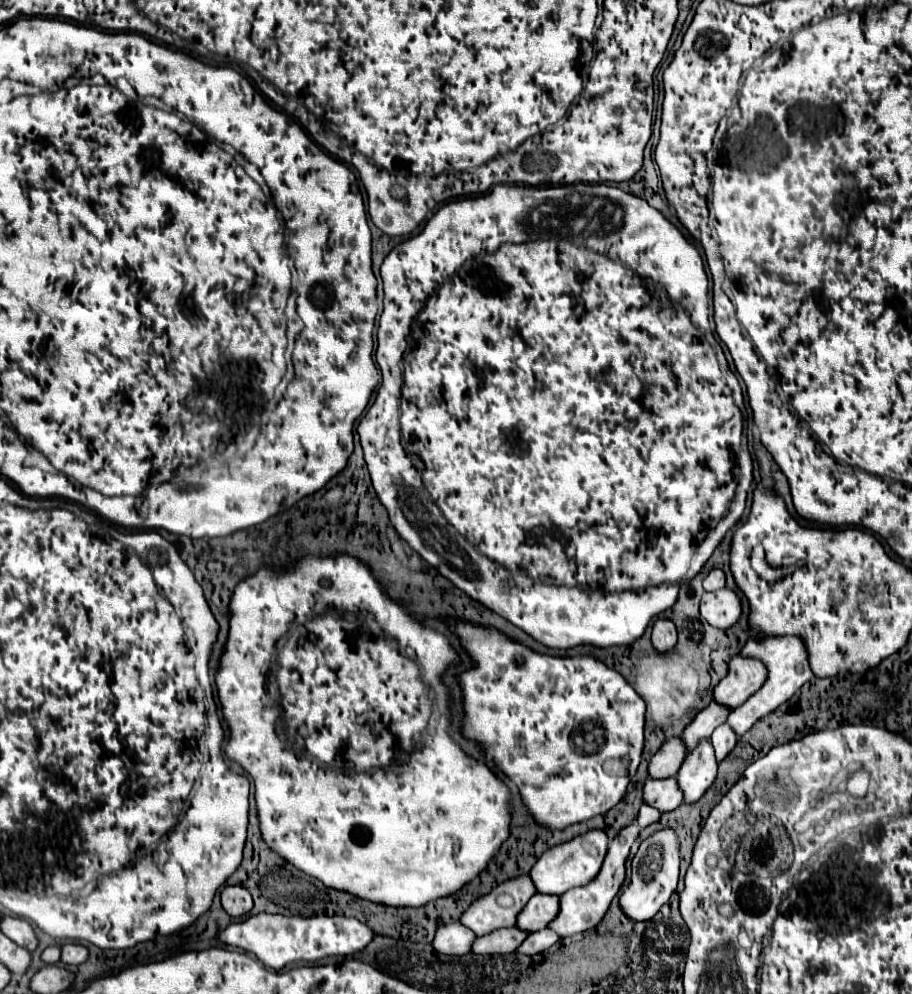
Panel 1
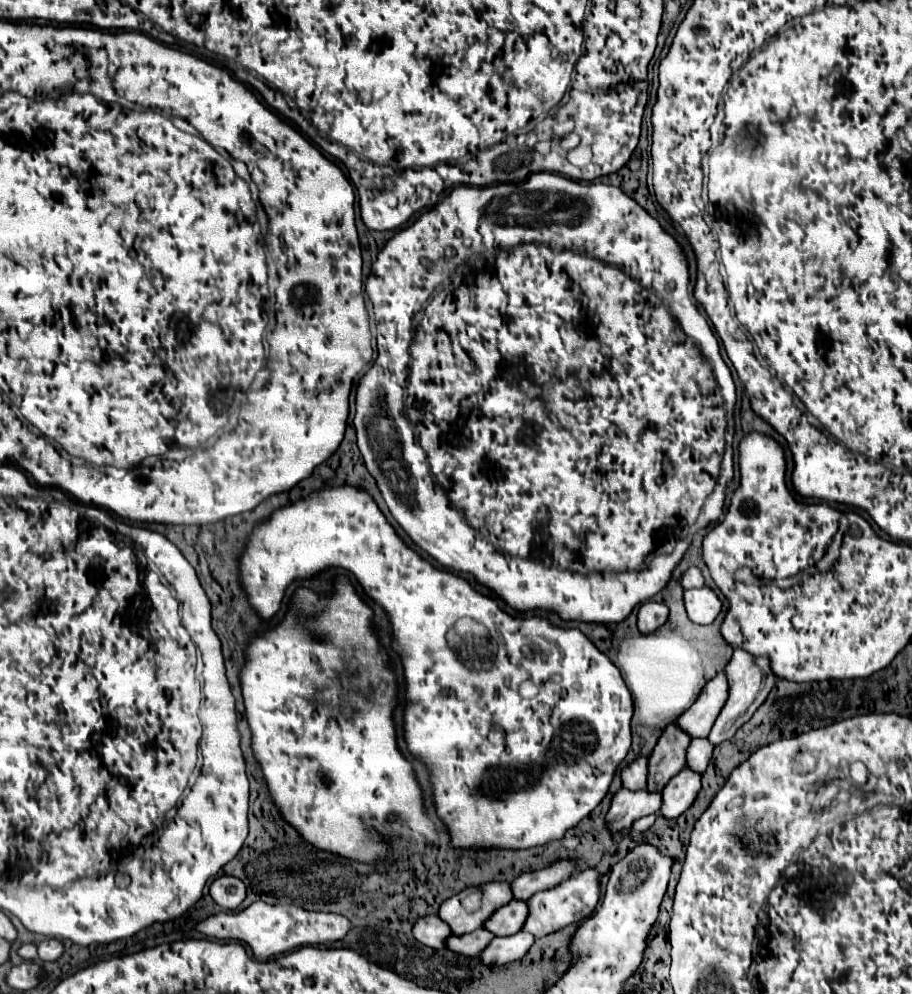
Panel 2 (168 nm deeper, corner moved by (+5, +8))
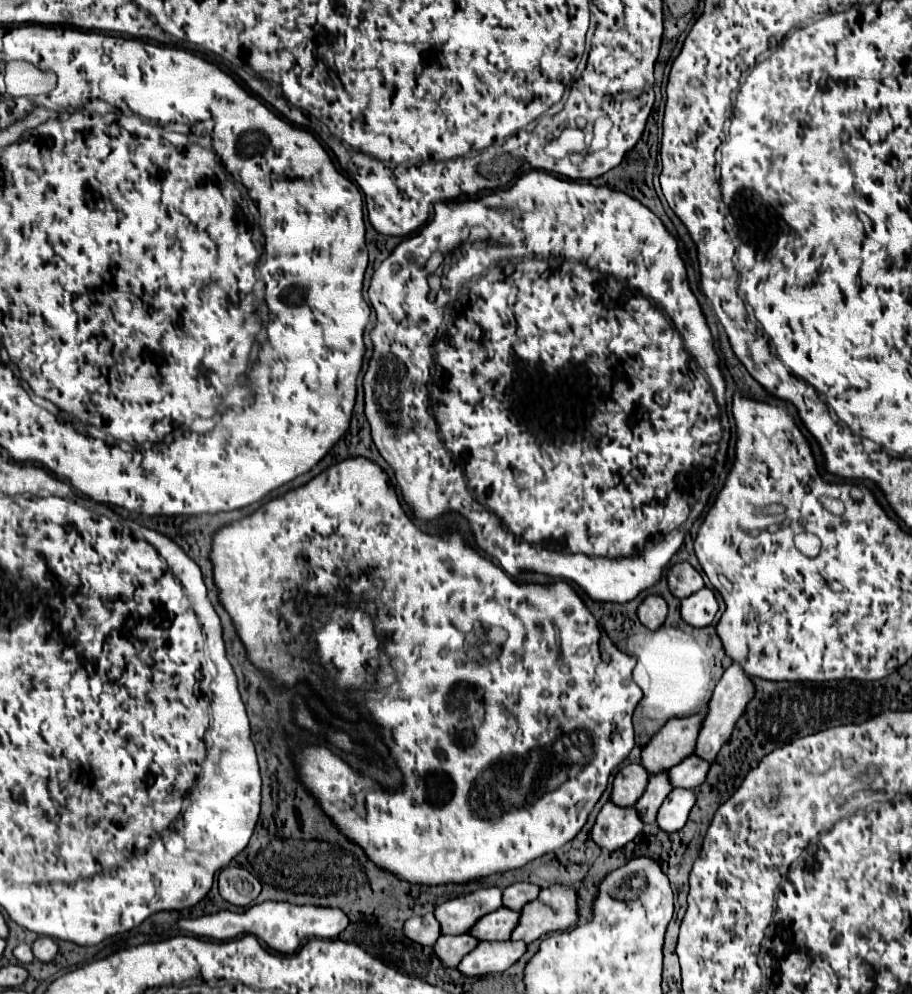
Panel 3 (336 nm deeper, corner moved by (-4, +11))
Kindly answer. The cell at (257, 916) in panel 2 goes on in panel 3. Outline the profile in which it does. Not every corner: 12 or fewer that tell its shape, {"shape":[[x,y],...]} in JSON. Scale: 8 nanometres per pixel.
{"shape":[[264,901],[246,911],[182,919],[206,939],[256,935],[296,953],[304,939],[334,939],[348,927],[332,907]]}

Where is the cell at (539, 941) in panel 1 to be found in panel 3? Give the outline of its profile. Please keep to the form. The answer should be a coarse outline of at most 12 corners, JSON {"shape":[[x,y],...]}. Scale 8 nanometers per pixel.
{"shape":[[480,941],[458,969],[502,973],[526,953],[524,941]]}

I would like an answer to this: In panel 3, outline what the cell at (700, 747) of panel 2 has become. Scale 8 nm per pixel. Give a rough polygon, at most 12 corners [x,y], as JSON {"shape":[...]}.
{"shape":[[690,755],[670,769],[674,787],[694,789],[706,781],[710,763]]}

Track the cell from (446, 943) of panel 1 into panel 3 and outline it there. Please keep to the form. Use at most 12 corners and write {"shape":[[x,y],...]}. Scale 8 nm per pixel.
{"shape":[[434,913],[410,917],[406,937],[422,945],[434,945],[440,923]]}

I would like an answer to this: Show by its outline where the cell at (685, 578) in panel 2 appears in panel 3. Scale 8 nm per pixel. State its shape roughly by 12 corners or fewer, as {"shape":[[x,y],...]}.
{"shape":[[690,563],[668,571],[670,591],[678,599],[702,589],[704,579]]}

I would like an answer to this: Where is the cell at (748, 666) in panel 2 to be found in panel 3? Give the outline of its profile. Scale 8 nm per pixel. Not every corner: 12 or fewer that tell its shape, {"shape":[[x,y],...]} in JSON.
{"shape":[[732,663],[708,703],[696,755],[714,761],[756,685]]}

